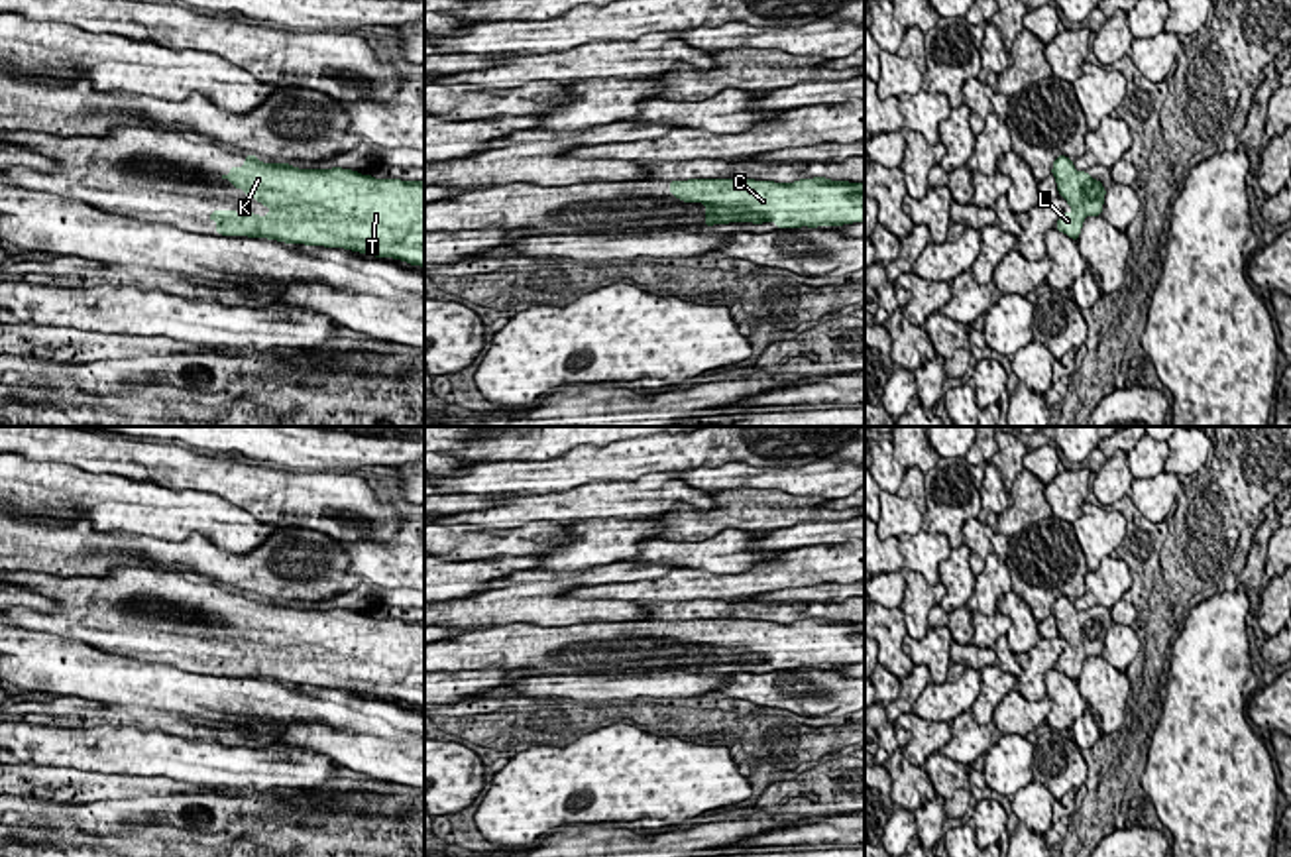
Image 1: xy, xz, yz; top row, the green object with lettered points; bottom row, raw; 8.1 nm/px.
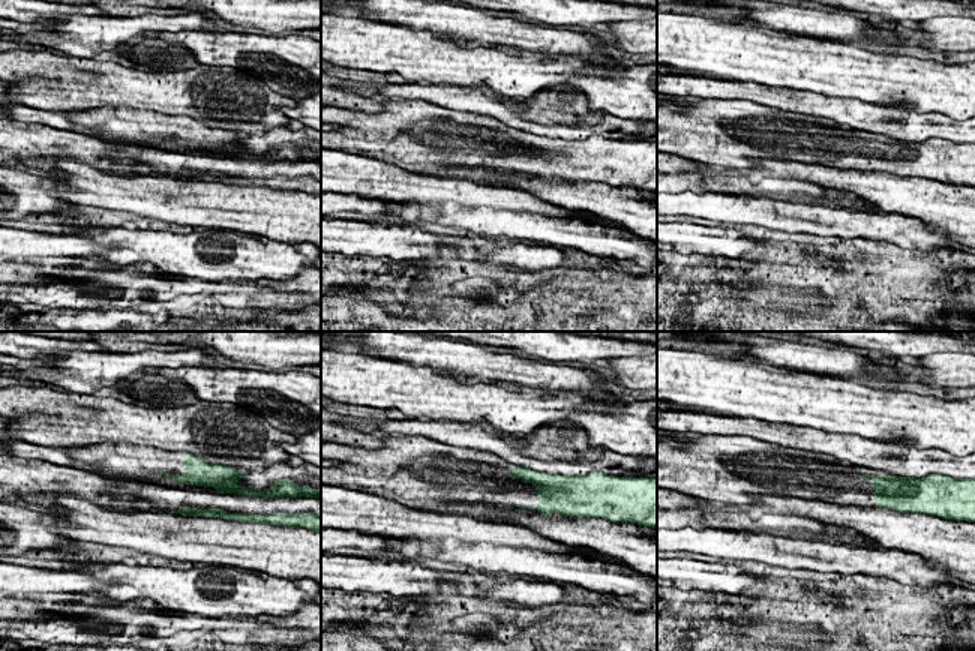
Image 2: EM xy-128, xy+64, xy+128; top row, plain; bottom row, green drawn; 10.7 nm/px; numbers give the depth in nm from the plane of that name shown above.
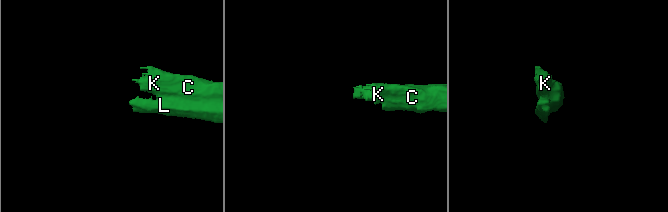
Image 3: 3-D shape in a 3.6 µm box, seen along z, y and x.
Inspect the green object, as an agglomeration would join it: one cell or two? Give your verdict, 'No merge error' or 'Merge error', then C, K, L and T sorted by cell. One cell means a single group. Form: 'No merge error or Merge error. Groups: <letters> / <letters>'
No merge error. Groups: C K L T

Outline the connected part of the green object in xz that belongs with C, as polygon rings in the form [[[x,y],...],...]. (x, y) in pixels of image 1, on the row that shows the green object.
[[[825,177],[794,183],[755,179],[670,181],[670,195],[705,206],[705,226],[774,222],[776,228],[817,228],[865,222],[865,183]]]

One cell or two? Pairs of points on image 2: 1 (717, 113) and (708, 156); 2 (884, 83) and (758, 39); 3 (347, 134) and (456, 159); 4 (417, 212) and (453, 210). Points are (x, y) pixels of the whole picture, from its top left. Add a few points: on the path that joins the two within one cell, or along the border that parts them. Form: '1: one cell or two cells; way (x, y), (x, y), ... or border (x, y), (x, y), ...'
1: one cell; way (714, 123), (714, 129), (708, 135), (708, 146)
2: one cell; way (852, 72), (789, 60)
3: one cell; way (374, 134), (426, 134), (429, 137)
4: one cell; way (426, 212), (444, 212)

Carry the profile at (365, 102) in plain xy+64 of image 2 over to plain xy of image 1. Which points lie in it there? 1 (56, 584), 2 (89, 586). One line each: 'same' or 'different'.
1: different
2: different

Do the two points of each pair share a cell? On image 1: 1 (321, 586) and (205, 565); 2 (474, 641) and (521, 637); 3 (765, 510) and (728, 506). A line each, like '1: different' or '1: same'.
1: same
2: same
3: same

